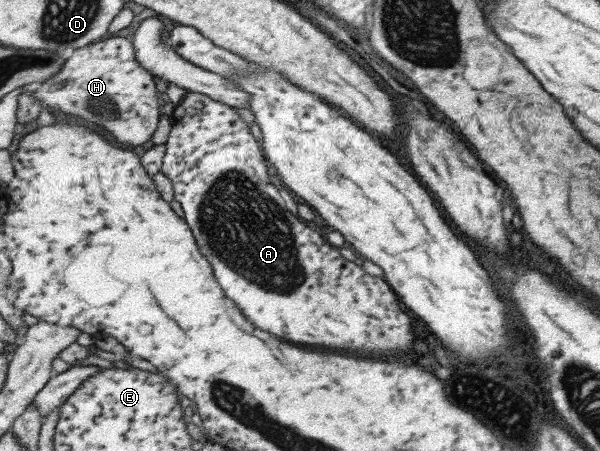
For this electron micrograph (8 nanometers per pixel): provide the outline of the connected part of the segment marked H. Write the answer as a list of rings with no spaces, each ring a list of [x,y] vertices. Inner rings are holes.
[[[108,36],[100,41],[73,49],[71,56],[65,59],[59,72],[55,72],[45,82],[32,87],[32,96],[40,100],[45,107],[57,108],[65,115],[75,116],[93,124],[101,126],[107,131],[107,138],[132,146],[139,146],[150,140],[155,132],[161,114],[162,100],[156,94],[155,84],[149,72],[145,72],[137,60],[129,37]]]

